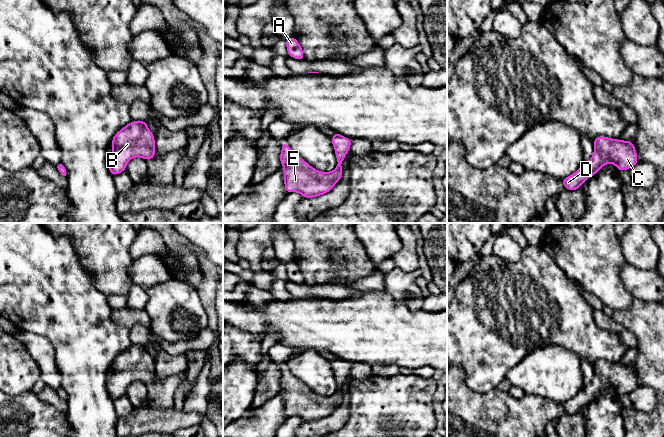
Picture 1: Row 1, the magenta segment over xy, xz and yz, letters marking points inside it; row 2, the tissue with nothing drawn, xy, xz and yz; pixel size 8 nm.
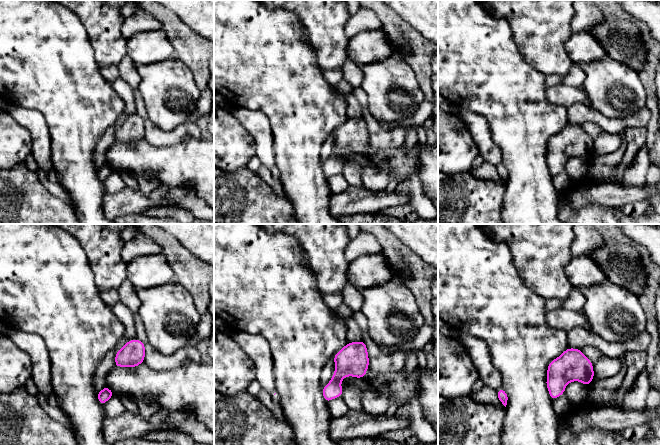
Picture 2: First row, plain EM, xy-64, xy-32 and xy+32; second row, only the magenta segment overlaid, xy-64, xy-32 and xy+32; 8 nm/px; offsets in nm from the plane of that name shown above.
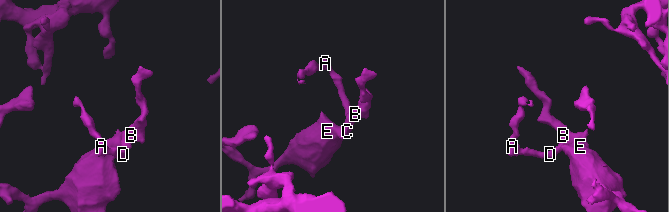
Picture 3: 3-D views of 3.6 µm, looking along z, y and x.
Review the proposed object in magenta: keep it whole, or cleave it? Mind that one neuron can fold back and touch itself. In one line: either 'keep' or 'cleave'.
keep

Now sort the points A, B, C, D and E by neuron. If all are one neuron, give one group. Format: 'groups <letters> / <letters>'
groups A B C D E

